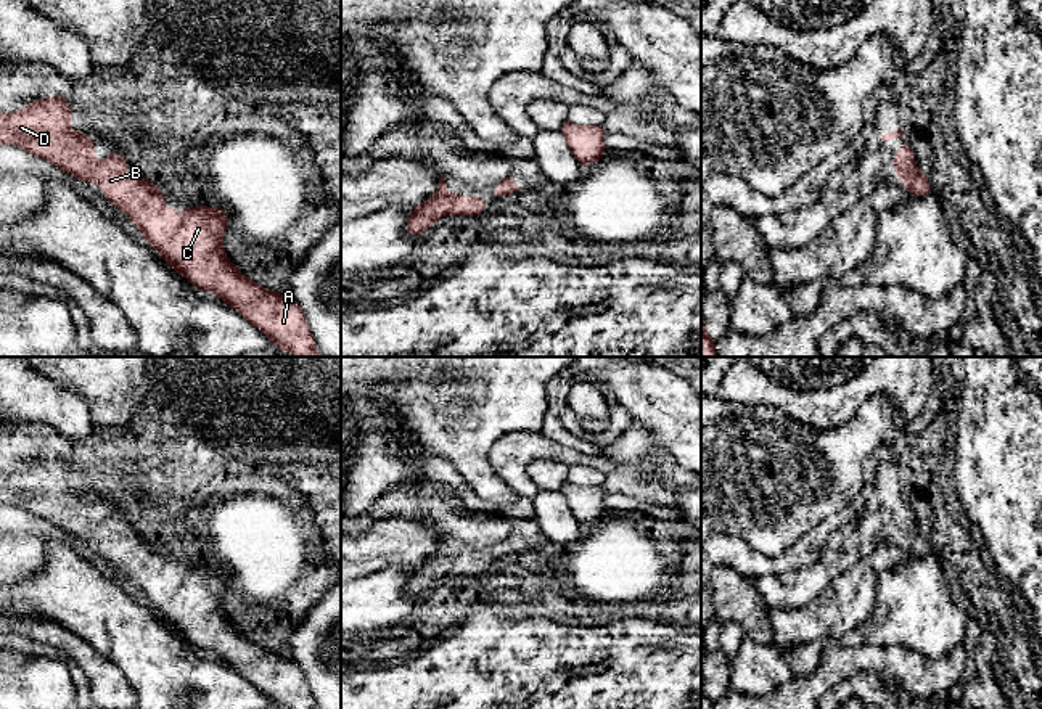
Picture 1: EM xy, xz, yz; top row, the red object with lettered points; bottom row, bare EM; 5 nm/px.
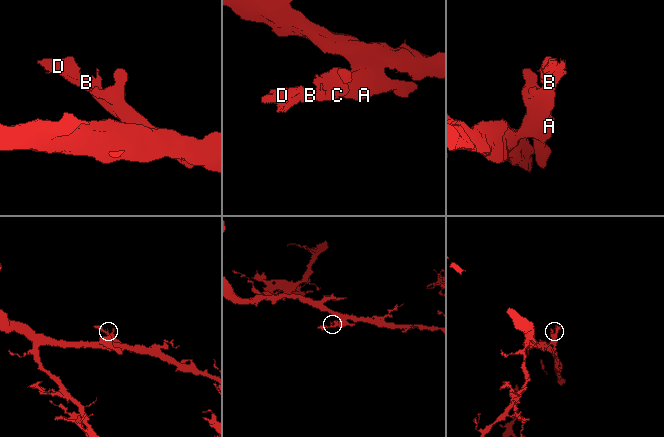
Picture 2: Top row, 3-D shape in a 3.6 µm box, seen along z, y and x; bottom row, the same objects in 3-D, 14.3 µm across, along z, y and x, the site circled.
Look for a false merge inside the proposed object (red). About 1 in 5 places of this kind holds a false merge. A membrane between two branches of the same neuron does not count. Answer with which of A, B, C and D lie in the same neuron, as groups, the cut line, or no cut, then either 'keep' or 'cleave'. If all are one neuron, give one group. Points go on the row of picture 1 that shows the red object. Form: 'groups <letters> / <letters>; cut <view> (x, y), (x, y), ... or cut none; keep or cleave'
groups A B C D; cut none; keep

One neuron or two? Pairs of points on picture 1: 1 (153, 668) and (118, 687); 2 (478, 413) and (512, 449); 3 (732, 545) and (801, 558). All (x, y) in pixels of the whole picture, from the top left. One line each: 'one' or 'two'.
1: two
2: two
3: one

